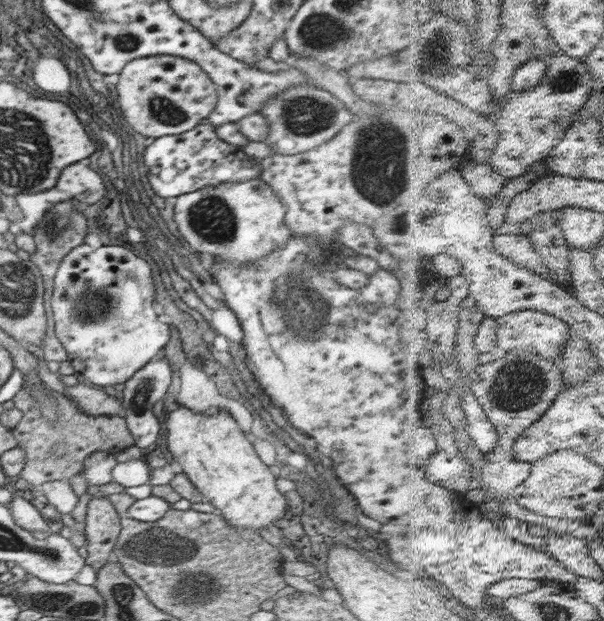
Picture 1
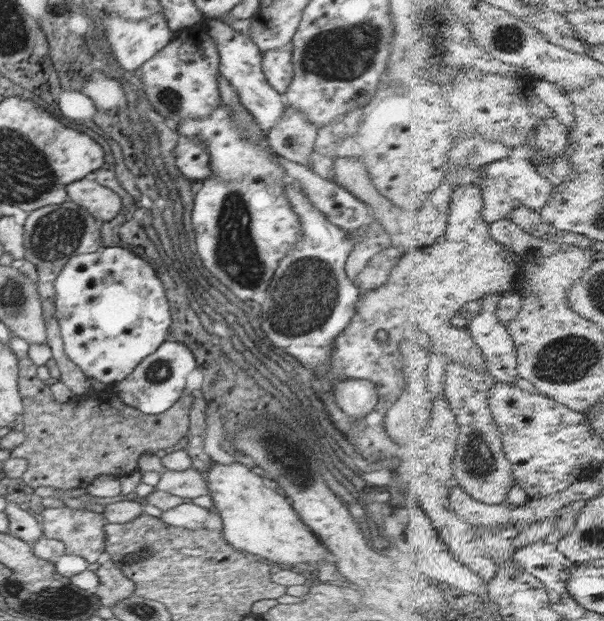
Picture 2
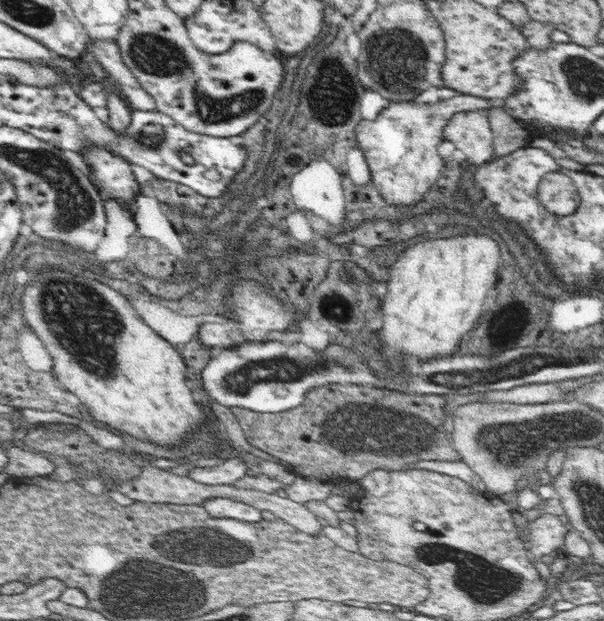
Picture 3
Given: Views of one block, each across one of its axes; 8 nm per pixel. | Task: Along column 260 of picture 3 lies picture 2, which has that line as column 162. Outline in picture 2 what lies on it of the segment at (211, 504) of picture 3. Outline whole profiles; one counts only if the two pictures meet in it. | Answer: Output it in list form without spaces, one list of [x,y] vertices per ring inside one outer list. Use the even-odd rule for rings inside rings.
[[[184,503],[162,512],[160,520],[175,527],[186,528],[192,533],[199,533],[206,527],[206,519],[210,519],[212,512],[215,512],[214,508],[210,510],[194,503]]]

